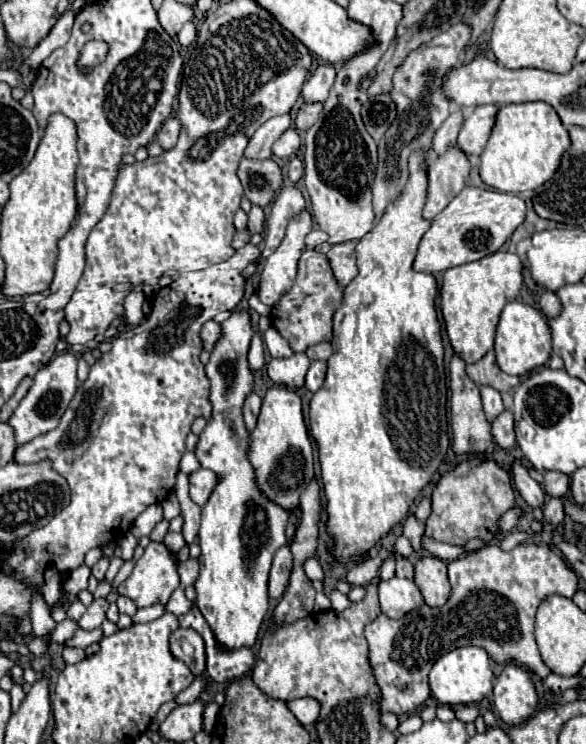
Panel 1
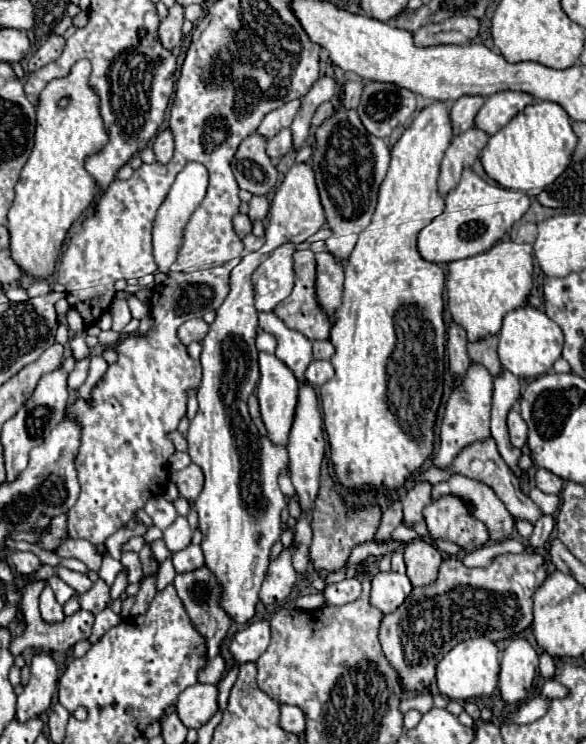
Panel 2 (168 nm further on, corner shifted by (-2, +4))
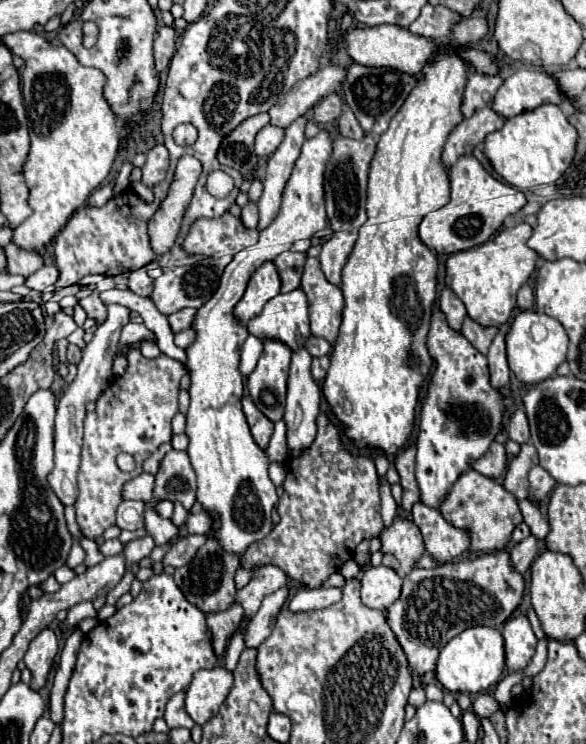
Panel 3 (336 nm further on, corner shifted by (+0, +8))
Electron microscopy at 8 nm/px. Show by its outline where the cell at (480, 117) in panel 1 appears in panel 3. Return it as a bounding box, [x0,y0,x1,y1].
[491,70,563,118]

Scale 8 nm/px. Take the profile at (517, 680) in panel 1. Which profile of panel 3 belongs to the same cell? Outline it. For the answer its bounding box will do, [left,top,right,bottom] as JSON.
[503,616,537,674]

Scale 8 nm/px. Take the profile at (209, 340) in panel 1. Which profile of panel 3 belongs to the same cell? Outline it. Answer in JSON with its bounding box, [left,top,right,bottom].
[169,308,197,334]

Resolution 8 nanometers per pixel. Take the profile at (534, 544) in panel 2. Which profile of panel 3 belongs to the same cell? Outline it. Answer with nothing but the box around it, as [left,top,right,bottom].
[509,536,537,572]

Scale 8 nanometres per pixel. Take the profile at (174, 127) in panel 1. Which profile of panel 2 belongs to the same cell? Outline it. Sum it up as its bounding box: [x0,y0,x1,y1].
[153,130,173,164]

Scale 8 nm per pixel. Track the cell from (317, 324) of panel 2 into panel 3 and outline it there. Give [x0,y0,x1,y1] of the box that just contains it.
[275,250,307,294]

